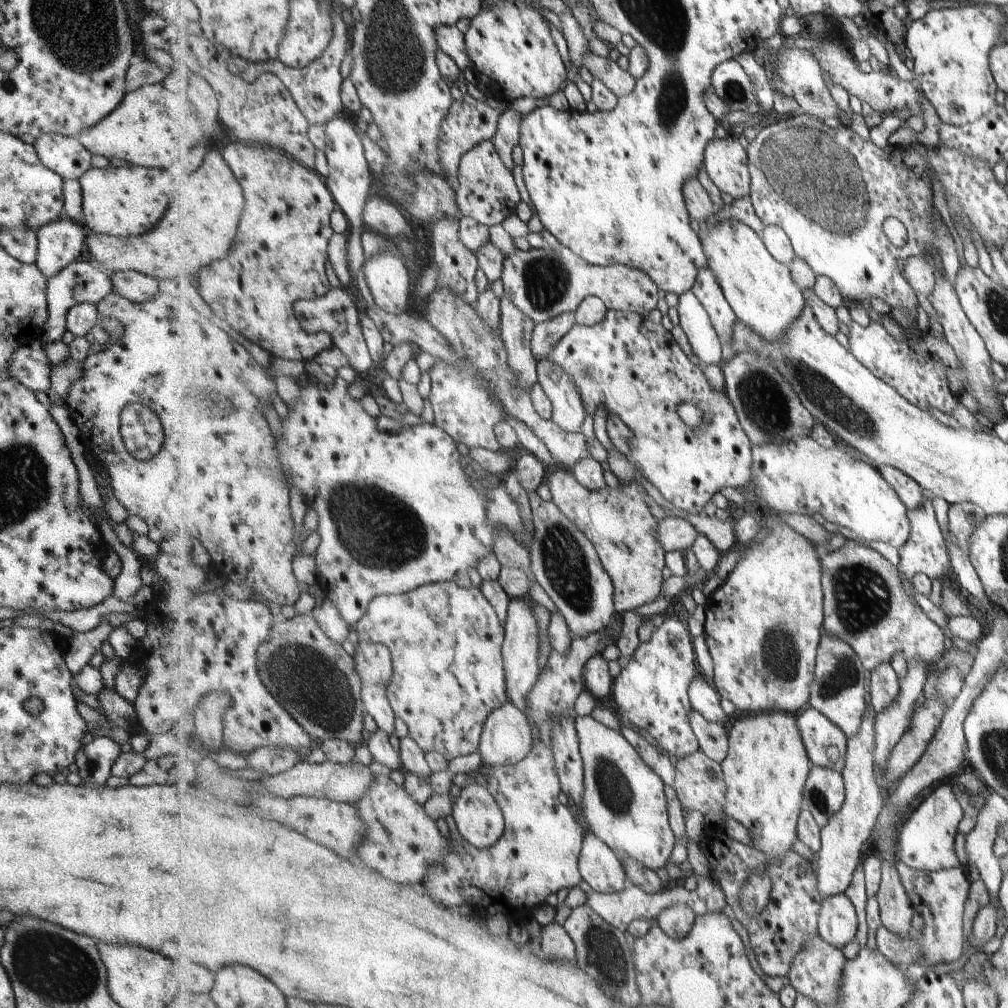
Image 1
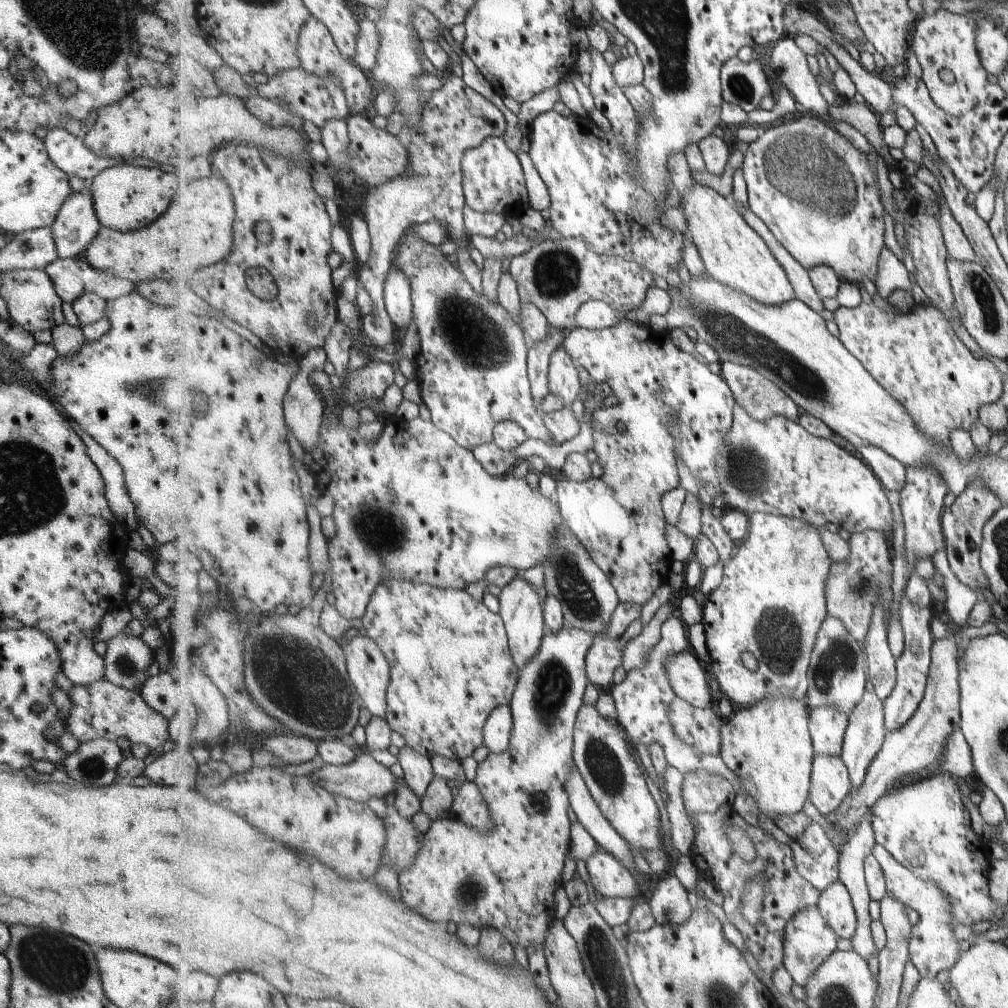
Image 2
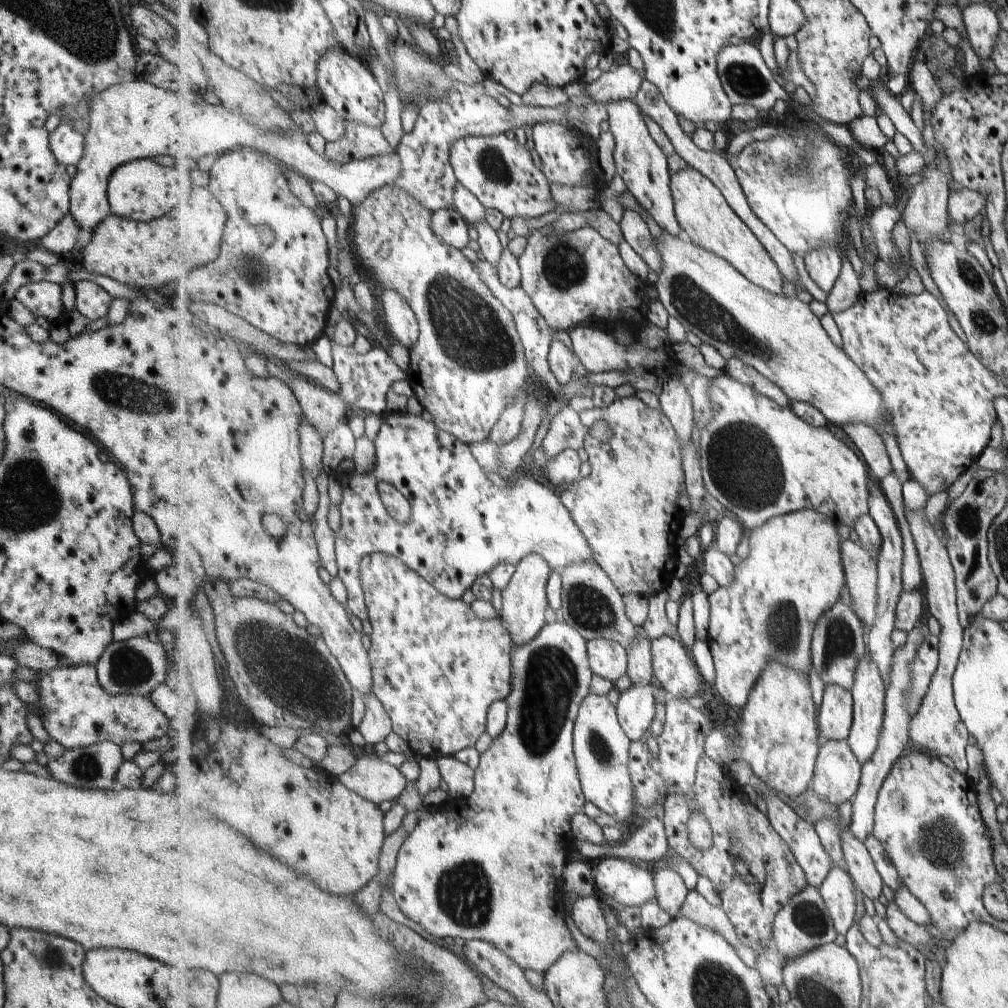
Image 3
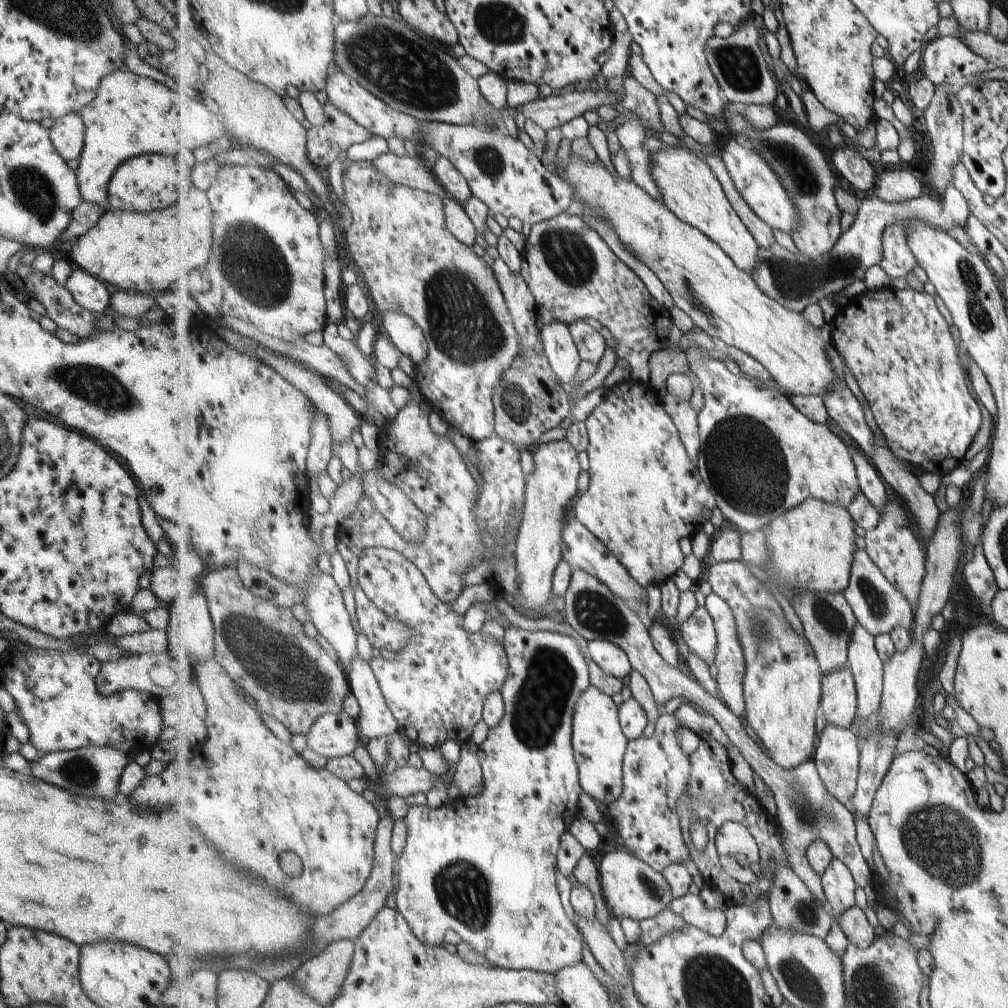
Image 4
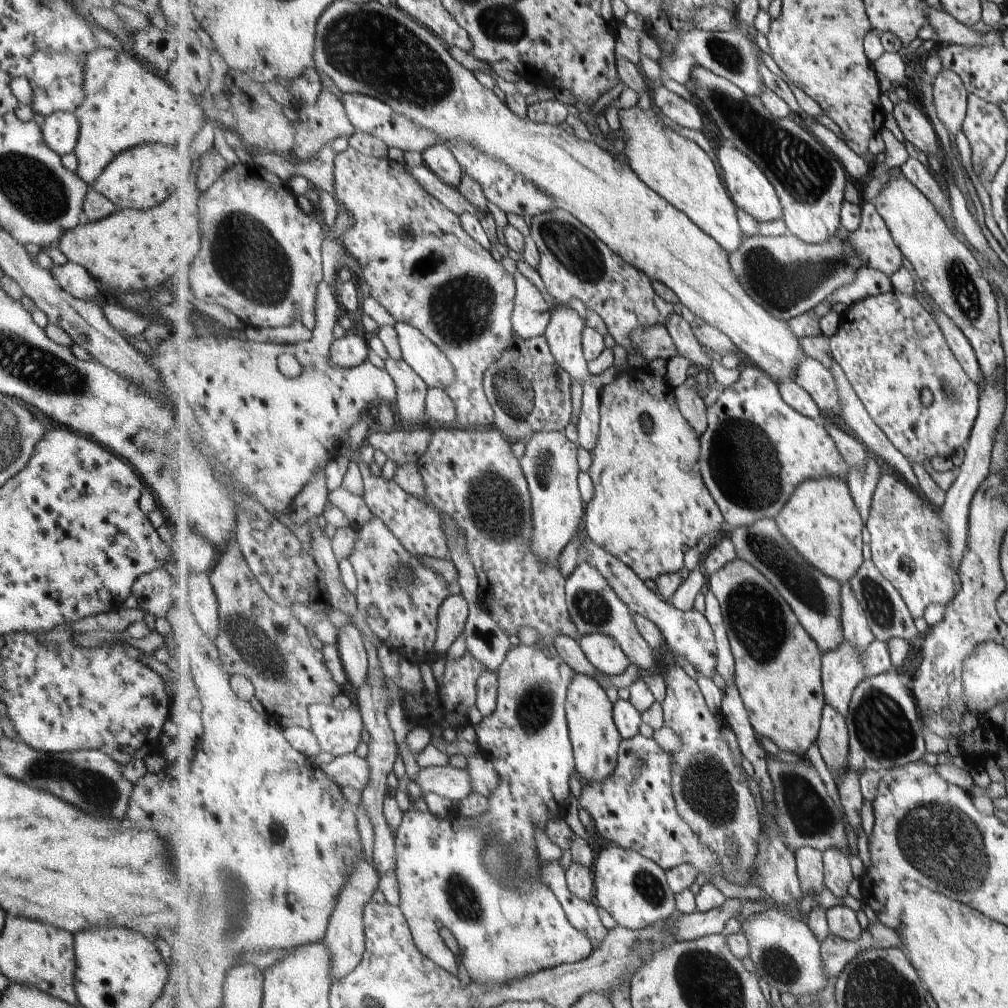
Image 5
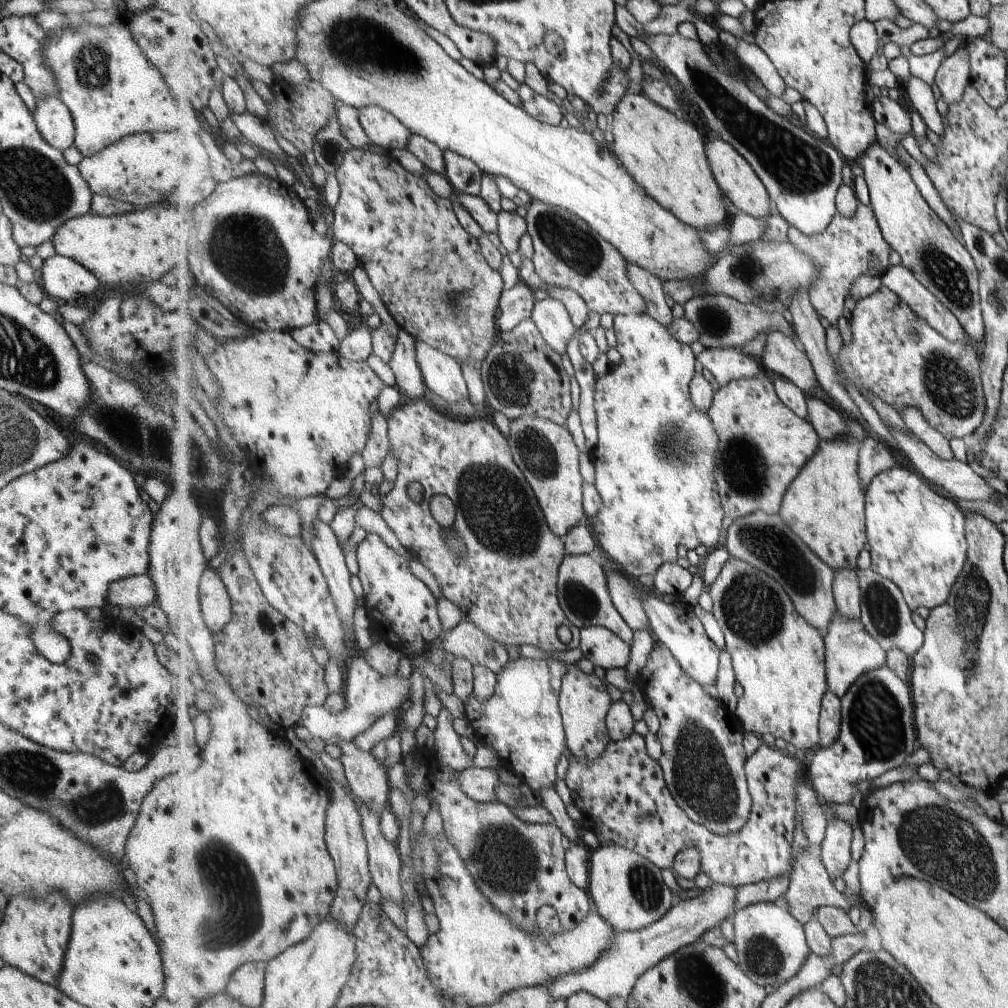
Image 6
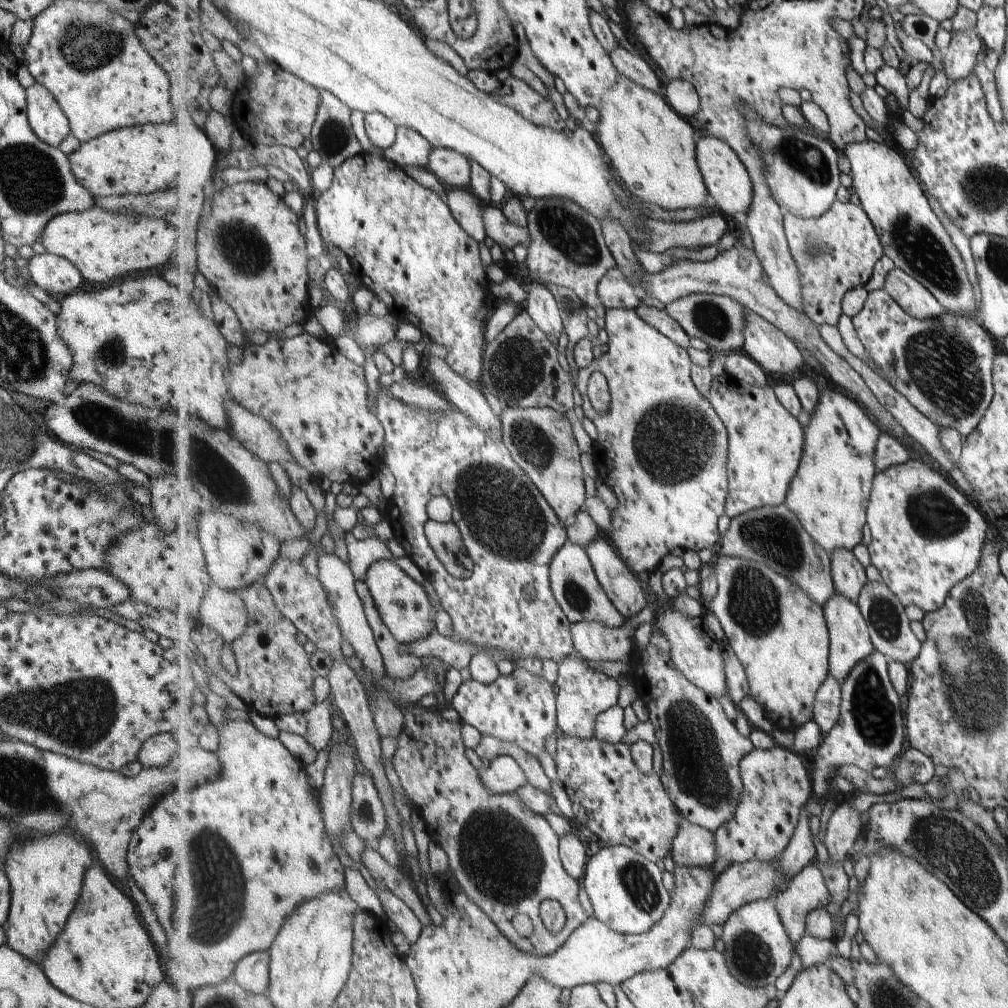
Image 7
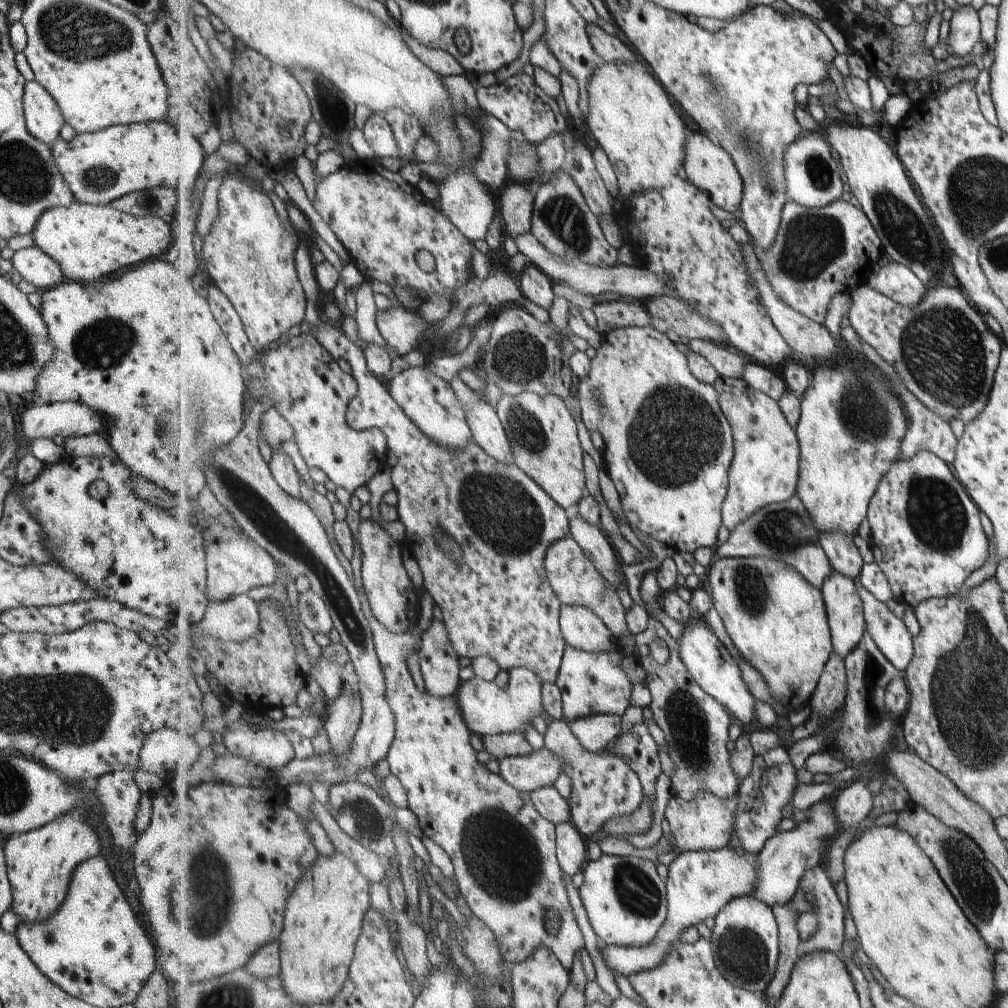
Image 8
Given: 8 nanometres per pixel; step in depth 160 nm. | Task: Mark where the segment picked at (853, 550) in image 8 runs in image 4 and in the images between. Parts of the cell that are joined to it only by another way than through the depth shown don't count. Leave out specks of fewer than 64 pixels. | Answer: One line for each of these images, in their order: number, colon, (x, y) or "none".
4: (867, 665)
5: (856, 626)
6: (847, 588)
7: (850, 576)

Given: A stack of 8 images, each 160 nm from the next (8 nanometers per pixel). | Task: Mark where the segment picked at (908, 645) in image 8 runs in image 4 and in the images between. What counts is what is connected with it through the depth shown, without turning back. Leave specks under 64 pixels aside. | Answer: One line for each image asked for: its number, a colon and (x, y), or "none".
4: (879, 606)
5: (888, 615)
6: (886, 615)
7: (889, 625)

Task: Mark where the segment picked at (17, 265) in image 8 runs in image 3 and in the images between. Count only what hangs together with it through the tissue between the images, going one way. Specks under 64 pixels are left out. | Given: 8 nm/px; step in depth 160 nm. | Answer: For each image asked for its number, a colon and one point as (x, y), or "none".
3: (90, 300)
4: (87, 291)
5: (74, 280)
6: (62, 279)
7: (55, 275)

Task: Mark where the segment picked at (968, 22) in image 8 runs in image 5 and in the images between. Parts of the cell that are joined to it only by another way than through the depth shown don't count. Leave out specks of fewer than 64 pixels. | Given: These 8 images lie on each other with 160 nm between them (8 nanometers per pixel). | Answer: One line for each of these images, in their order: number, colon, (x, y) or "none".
5: (951, 94)
6: (953, 77)
7: (960, 58)

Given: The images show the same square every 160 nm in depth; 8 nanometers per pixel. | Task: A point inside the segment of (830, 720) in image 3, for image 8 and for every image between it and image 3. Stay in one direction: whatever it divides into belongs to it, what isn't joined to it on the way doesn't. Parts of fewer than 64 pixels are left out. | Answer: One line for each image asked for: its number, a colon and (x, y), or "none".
4: (839, 706)
5: (844, 668)
6: (851, 650)
7: (851, 641)
8: (845, 607)

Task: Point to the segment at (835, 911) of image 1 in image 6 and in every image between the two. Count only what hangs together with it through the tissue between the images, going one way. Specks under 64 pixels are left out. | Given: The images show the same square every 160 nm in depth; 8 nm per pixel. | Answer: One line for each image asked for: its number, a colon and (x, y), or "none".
2: (836, 904)
3: (839, 890)
4: (839, 885)
5: (838, 871)
6: (836, 848)

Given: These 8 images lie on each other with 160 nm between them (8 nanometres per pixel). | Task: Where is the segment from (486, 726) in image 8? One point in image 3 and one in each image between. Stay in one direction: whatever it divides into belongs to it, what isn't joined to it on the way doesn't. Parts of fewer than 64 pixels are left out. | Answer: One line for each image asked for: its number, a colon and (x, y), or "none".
3: (496, 868)
4: (484, 867)
5: (507, 928)
6: (522, 720)
7: (520, 709)

